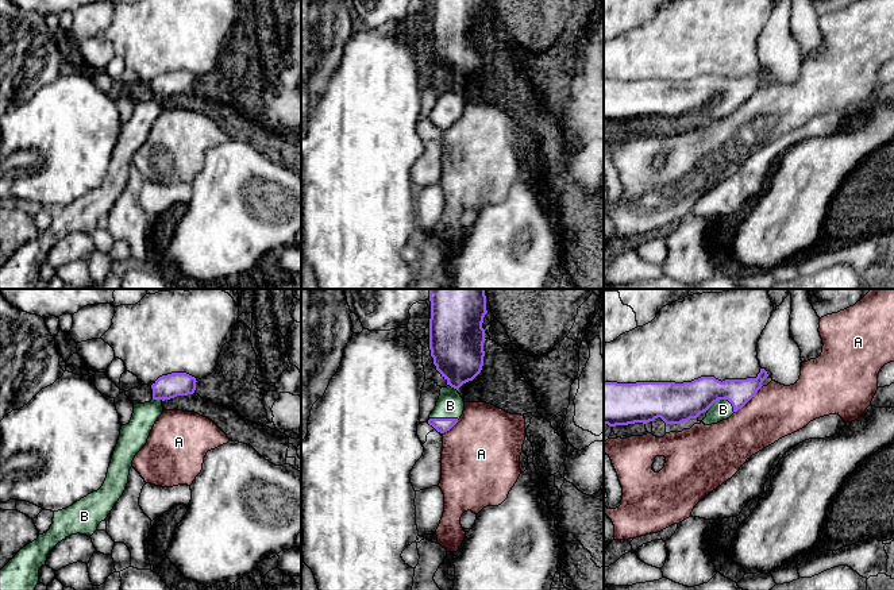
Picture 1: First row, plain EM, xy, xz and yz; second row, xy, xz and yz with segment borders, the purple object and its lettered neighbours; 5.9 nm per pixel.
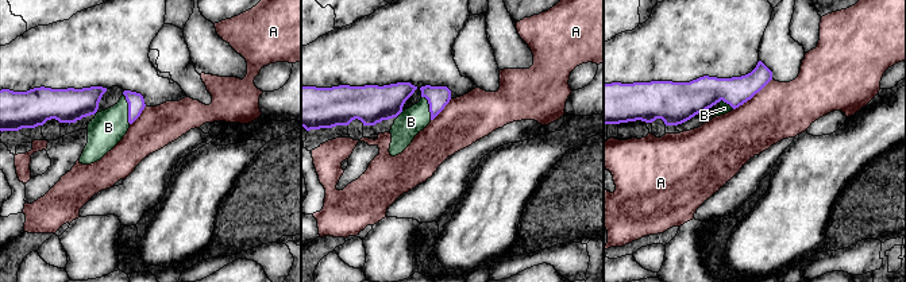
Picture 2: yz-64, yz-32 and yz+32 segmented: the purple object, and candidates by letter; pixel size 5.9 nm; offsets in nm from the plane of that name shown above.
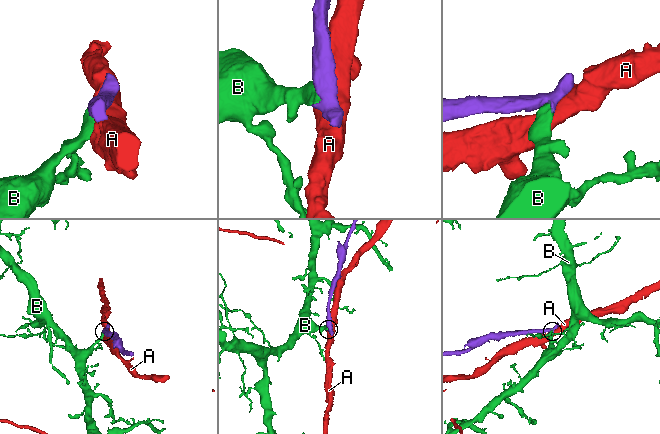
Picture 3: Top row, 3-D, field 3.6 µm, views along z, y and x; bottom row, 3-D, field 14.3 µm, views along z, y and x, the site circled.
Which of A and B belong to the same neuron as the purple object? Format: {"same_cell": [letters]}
{"same_cell": ["B"]}

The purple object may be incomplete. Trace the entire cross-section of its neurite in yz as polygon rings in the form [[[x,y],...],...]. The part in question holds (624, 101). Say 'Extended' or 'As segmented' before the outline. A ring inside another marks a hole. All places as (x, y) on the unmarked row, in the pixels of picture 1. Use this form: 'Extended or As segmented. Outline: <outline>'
Extended. Outline: [[[764,66],[756,76],[718,78],[714,74],[701,74],[691,80],[636,80],[617,81],[604,80],[604,122],[609,124],[650,120],[660,115],[666,122],[681,122],[697,116],[701,111],[706,115],[705,123],[717,122],[729,116],[741,107],[762,85],[768,74]]]

